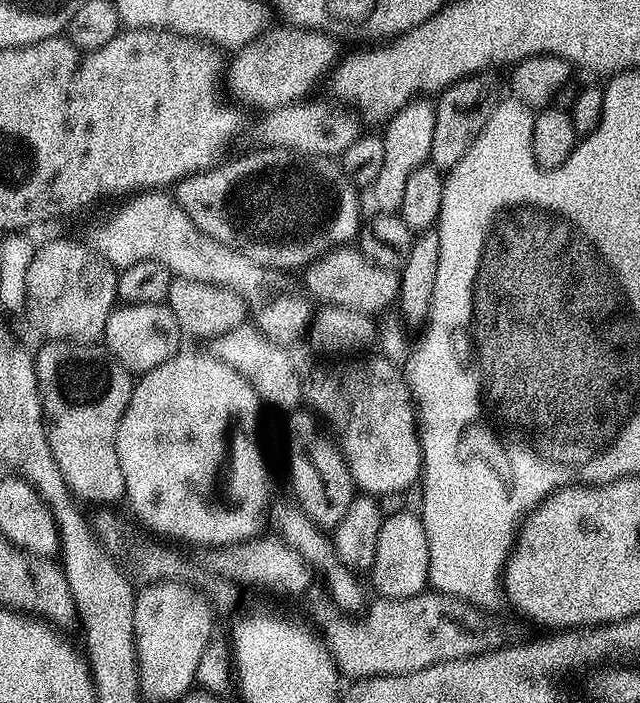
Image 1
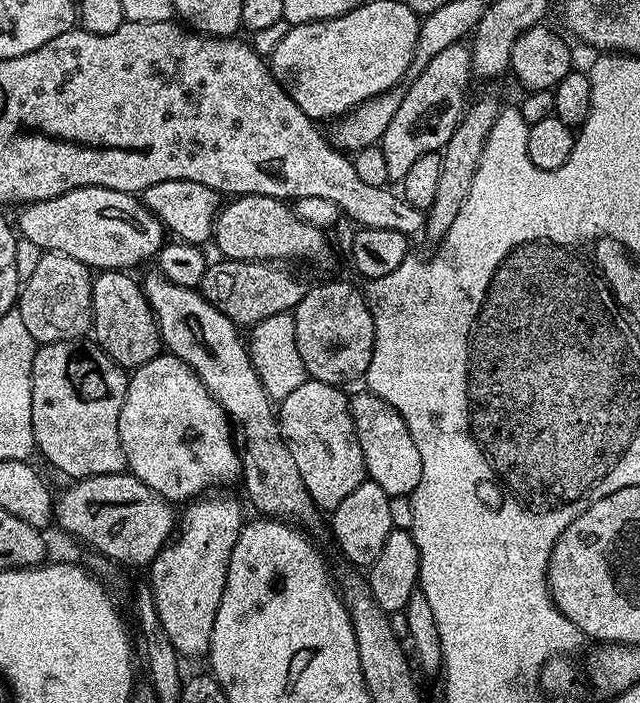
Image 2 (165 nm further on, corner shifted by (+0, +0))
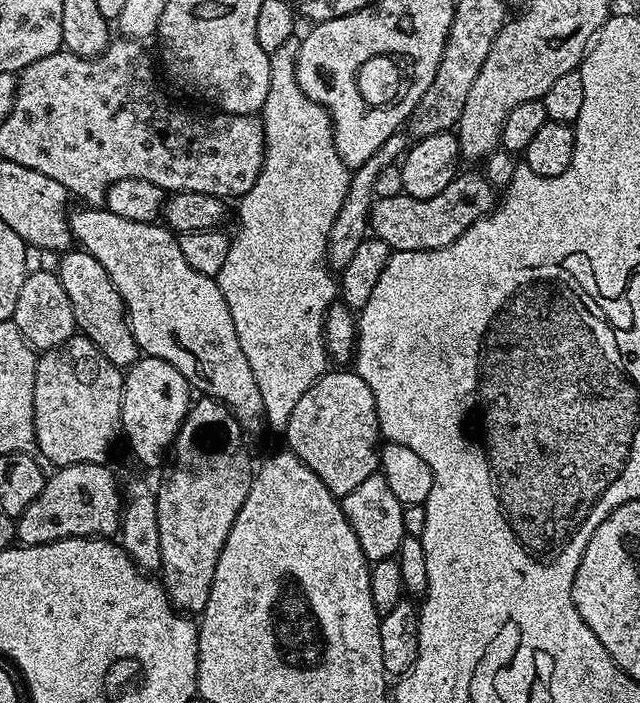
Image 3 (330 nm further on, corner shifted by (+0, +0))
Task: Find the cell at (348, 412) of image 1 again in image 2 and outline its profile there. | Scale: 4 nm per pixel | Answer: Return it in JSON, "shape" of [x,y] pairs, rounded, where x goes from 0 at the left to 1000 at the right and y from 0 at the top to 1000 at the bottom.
{"shape":[[[564,555],[558,563],[552,562],[547,573],[550,599],[556,607],[559,629],[566,634],[573,681],[591,686],[591,691],[597,691],[597,697],[603,697],[609,708],[642,706],[659,680],[659,651],[653,646],[653,634],[647,634],[647,623],[641,623],[641,612],[628,589],[622,589],[622,583],[609,578],[609,572],[573,555]]]}

